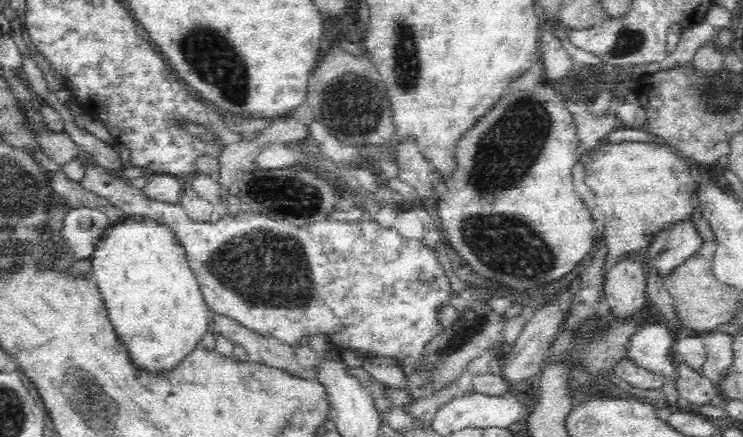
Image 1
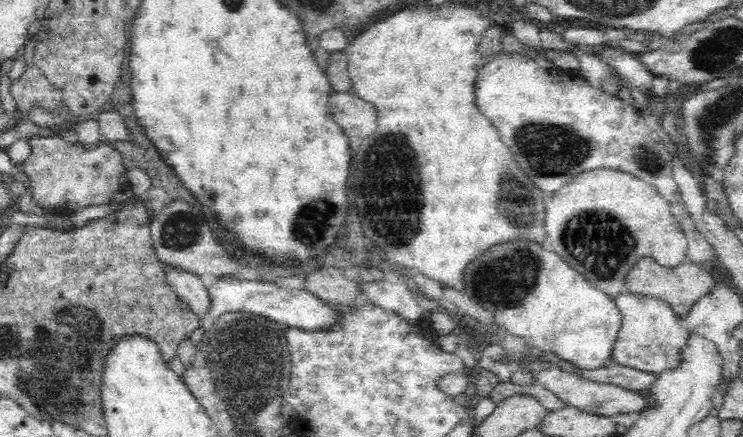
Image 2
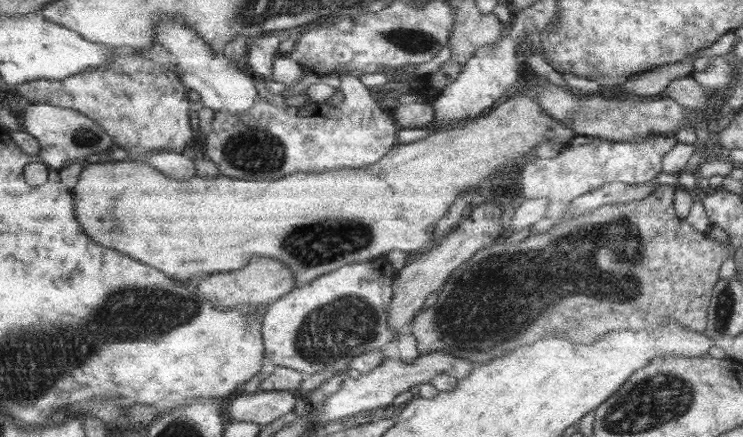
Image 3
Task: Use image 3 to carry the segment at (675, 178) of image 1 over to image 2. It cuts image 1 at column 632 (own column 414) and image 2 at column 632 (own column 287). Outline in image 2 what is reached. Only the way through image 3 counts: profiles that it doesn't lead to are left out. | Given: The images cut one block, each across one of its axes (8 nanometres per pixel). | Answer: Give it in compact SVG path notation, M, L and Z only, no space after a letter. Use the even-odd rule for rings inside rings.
M616 170L584 172L554 192L546 204L544 228L552 250L584 274L592 286L612 297L626 292L628 271L637 260L652 257L660 266L668 268L688 261L687 240L672 214L671 203L652 184ZM580 212L594 212L596 222L580 216Z

